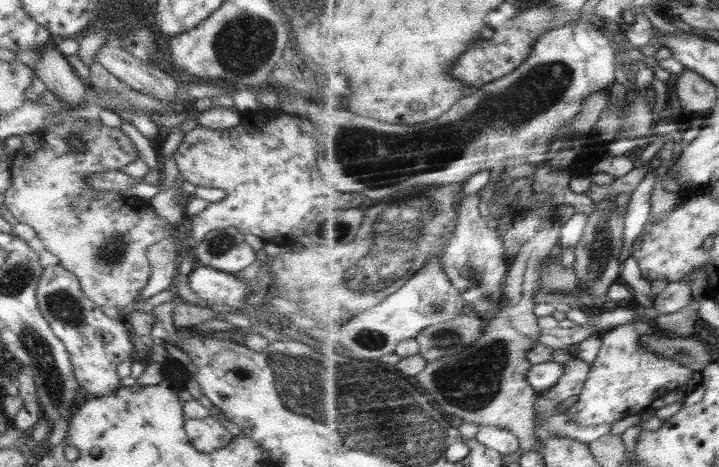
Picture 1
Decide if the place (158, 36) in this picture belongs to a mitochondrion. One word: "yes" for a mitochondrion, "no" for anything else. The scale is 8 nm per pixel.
no

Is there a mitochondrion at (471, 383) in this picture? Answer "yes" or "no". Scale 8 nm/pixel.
yes

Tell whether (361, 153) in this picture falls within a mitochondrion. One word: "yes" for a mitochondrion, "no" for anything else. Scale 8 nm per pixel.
yes

